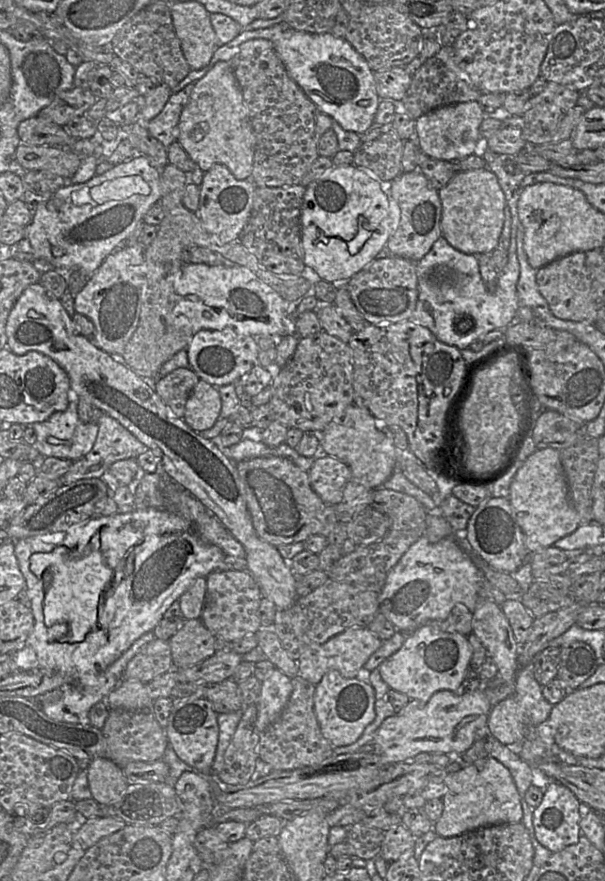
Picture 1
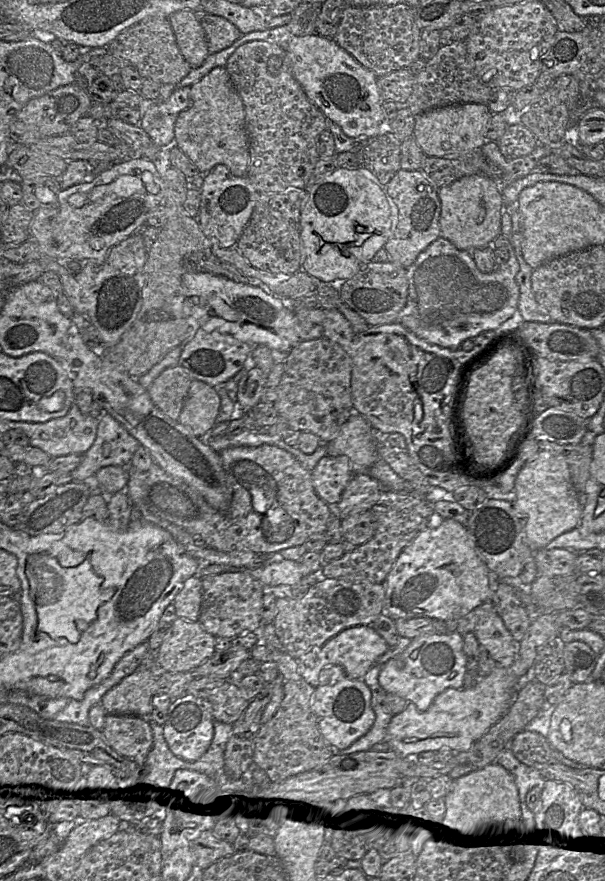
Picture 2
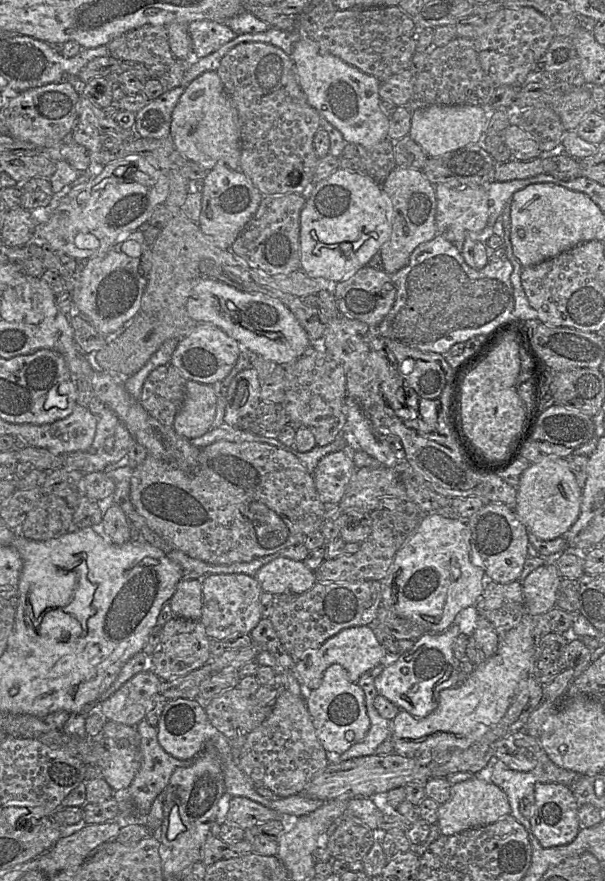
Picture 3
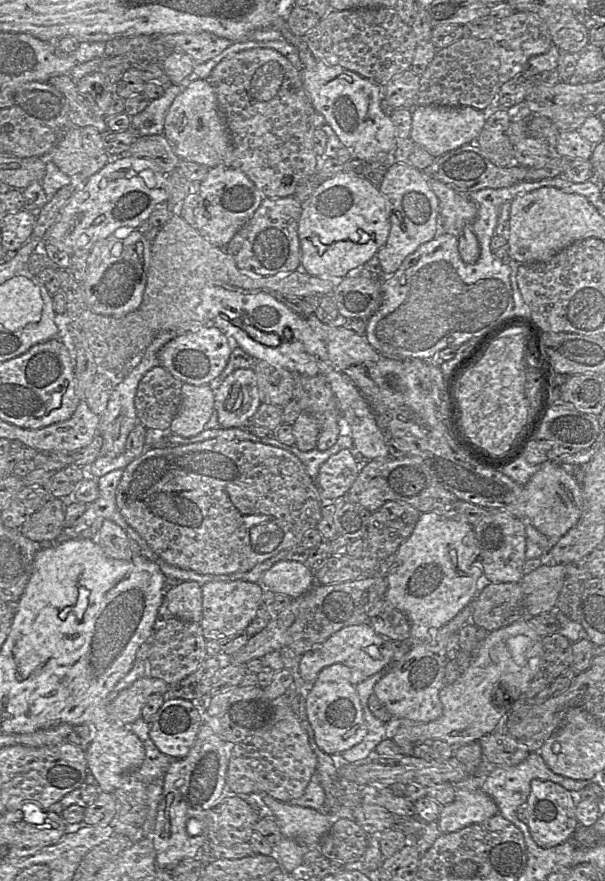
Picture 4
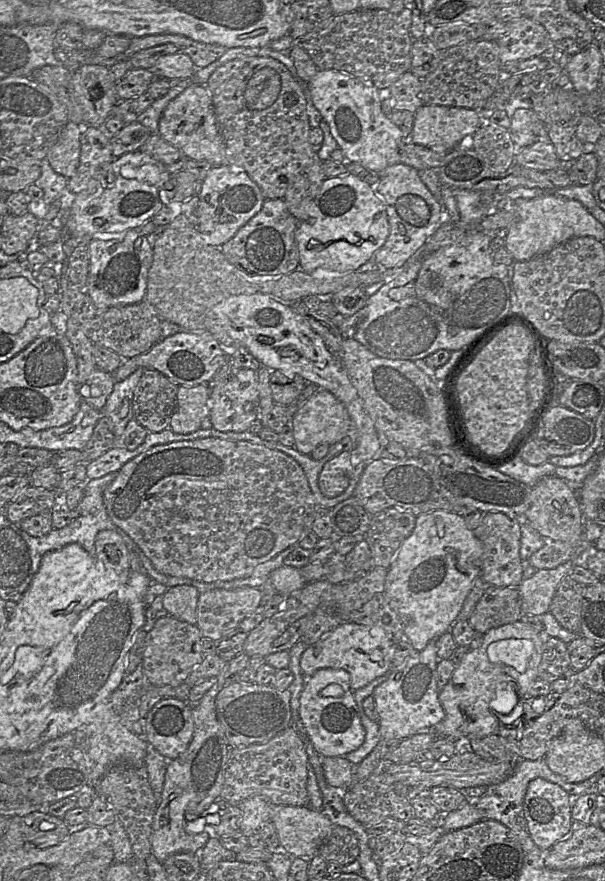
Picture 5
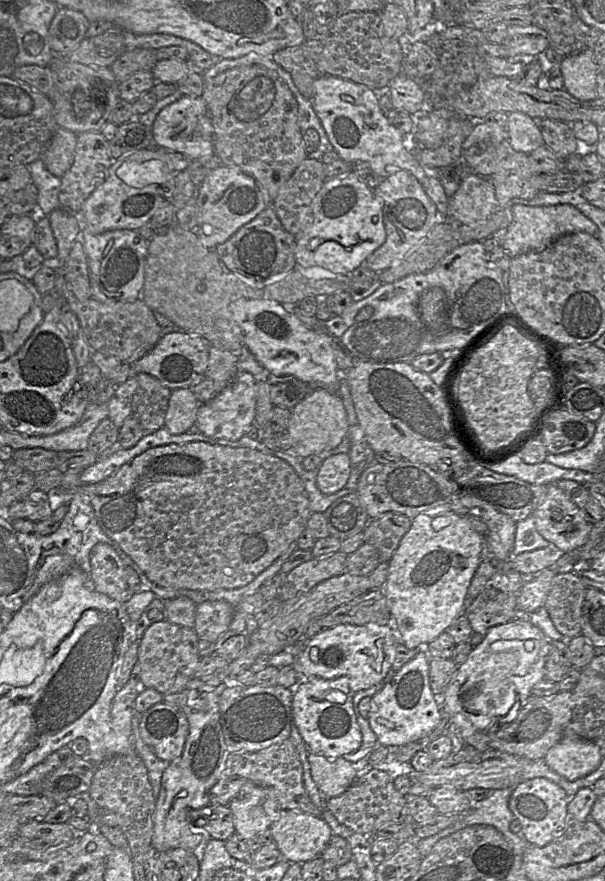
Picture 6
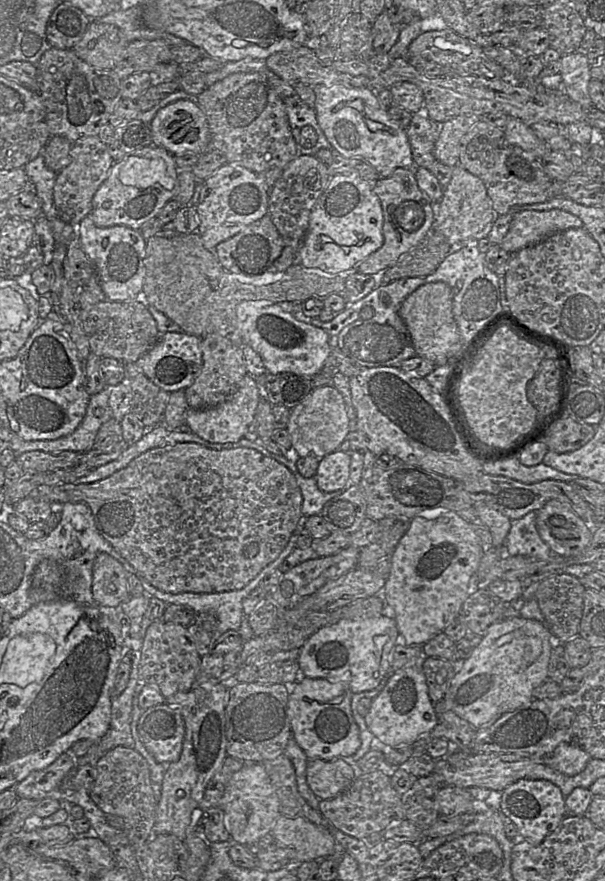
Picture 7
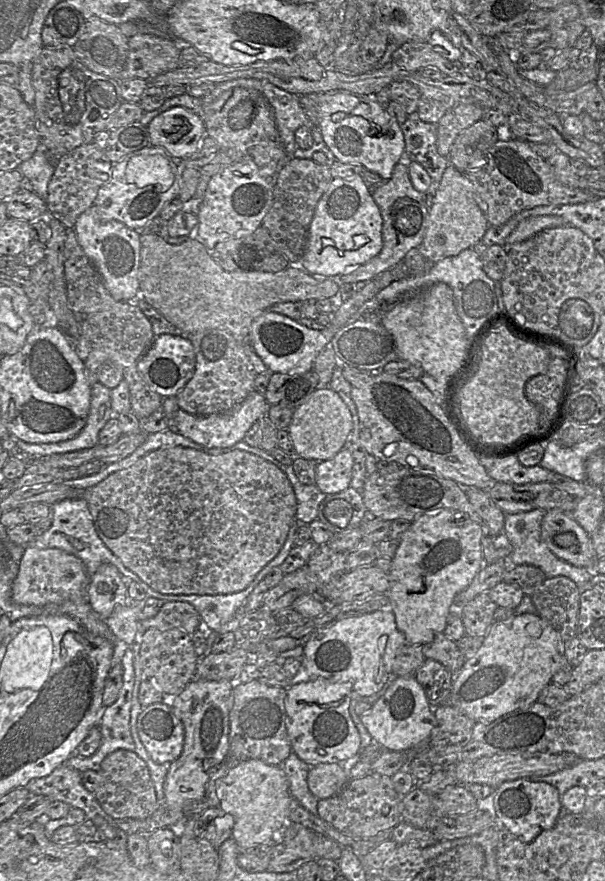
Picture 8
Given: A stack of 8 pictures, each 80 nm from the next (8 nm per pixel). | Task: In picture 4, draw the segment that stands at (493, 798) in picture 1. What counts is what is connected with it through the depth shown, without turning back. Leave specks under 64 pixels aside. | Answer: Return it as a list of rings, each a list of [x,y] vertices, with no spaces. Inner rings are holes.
[[[456,790],[453,802],[441,807],[437,823],[441,833],[446,834],[481,823],[497,814],[495,801],[485,792]]]

